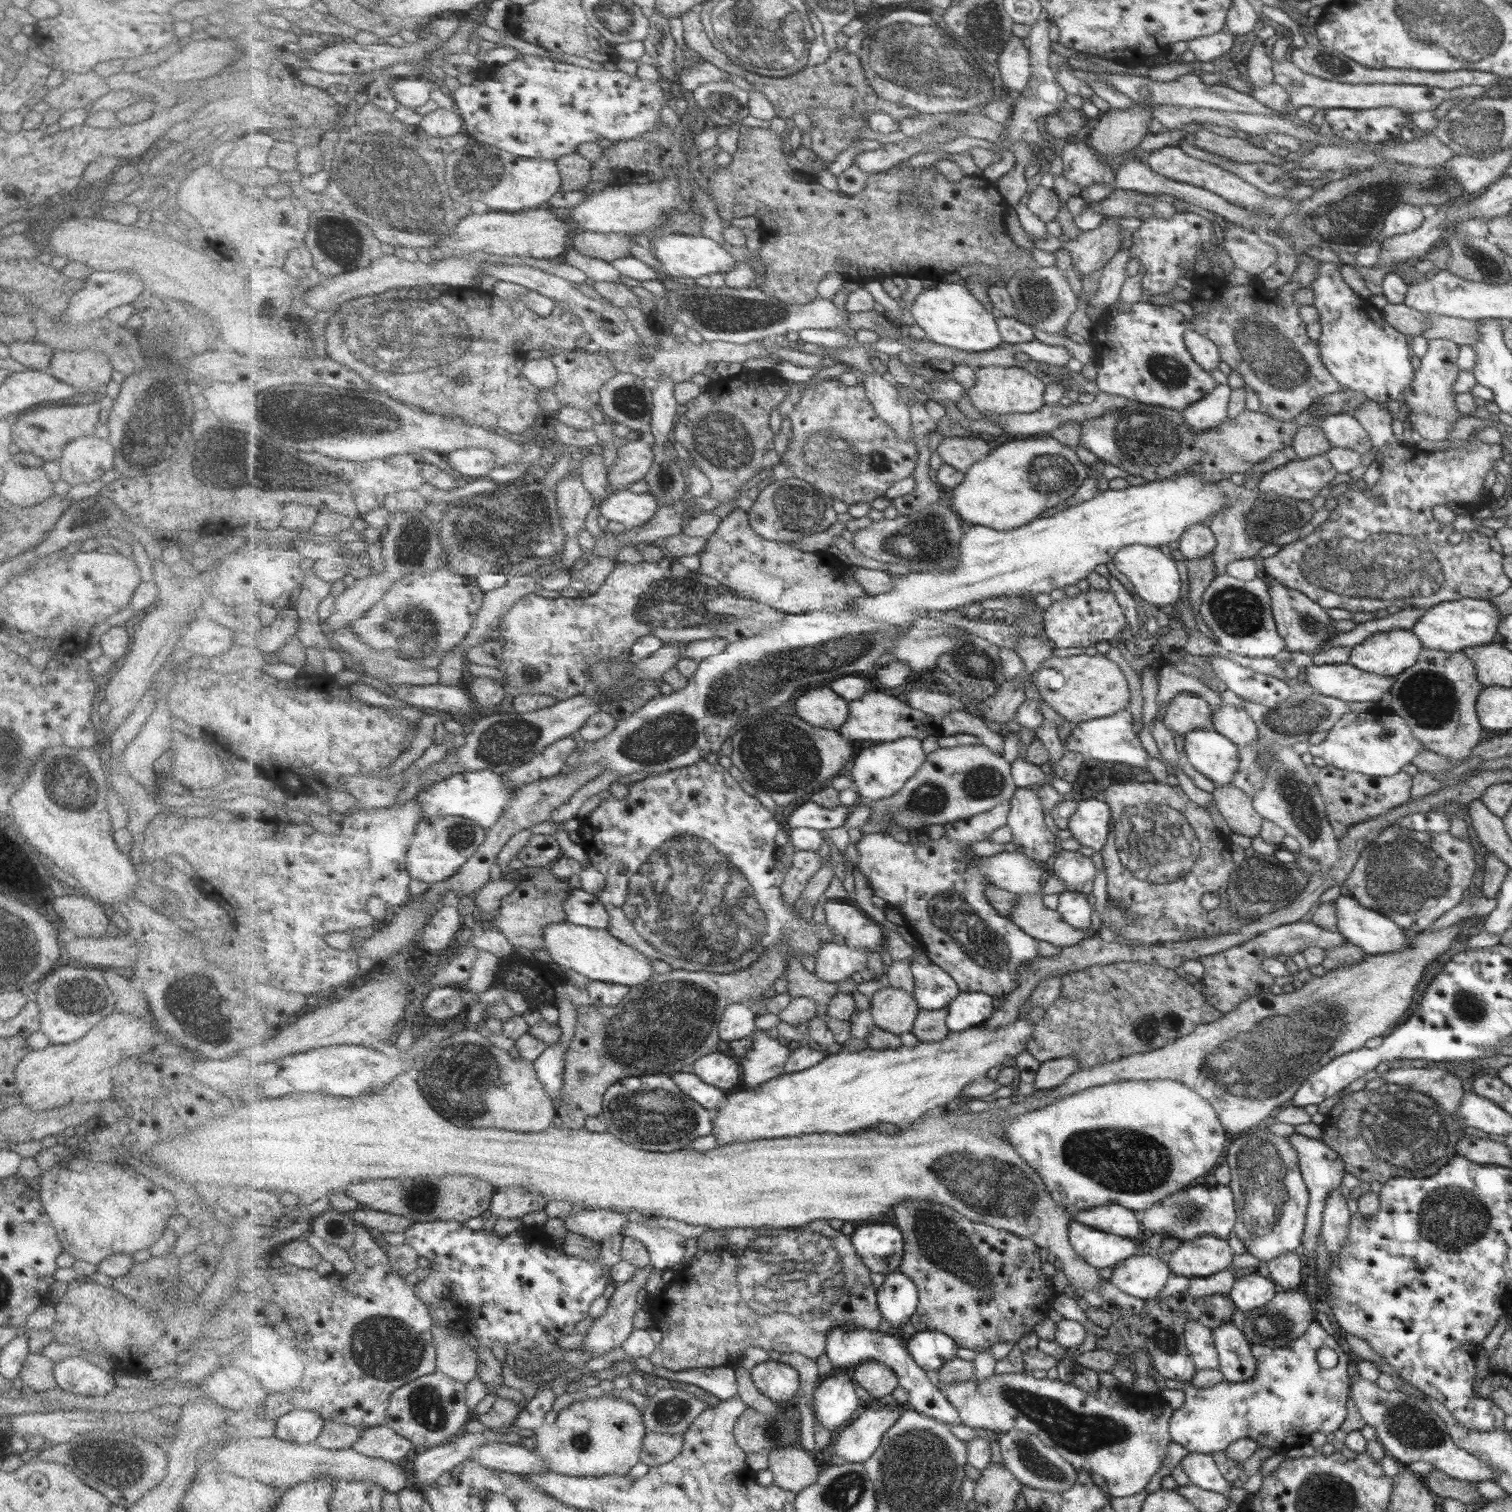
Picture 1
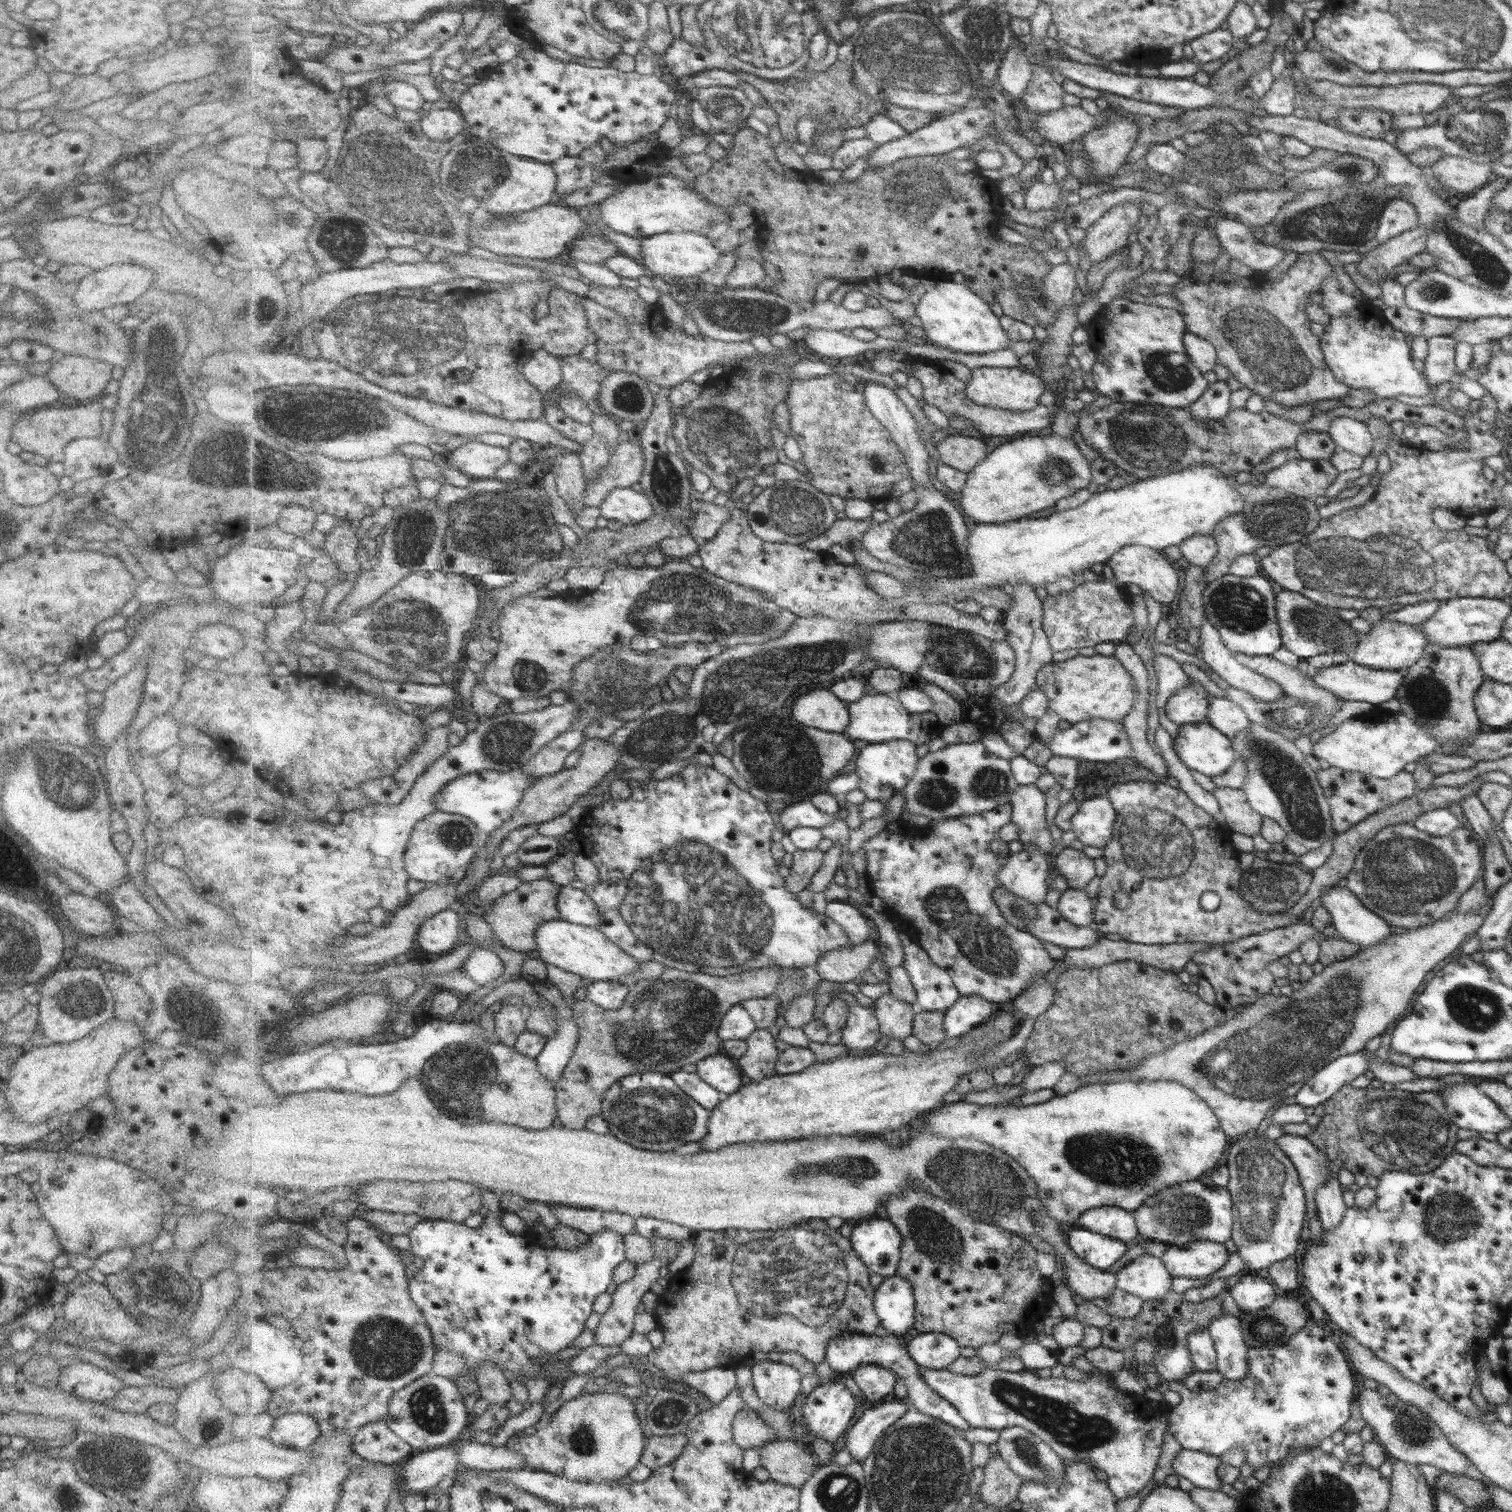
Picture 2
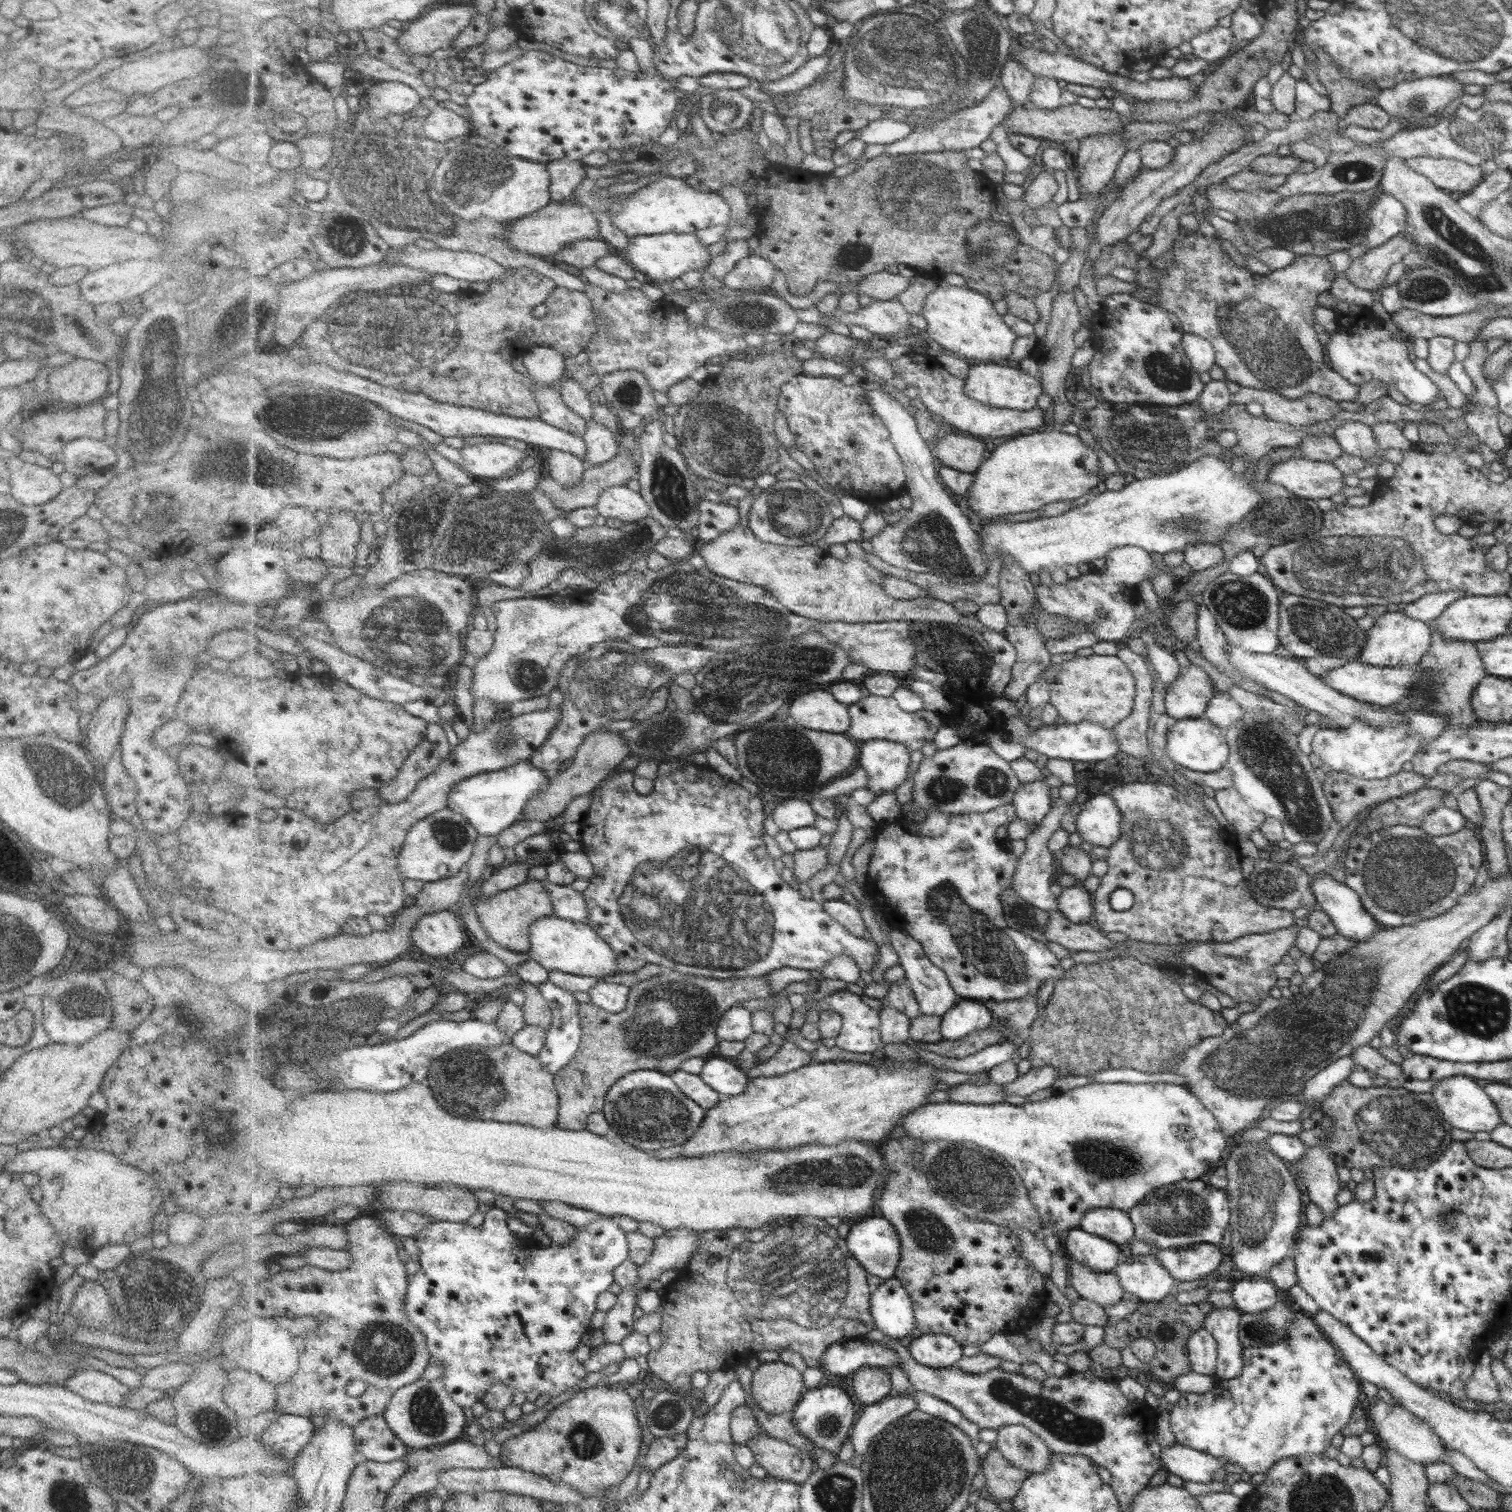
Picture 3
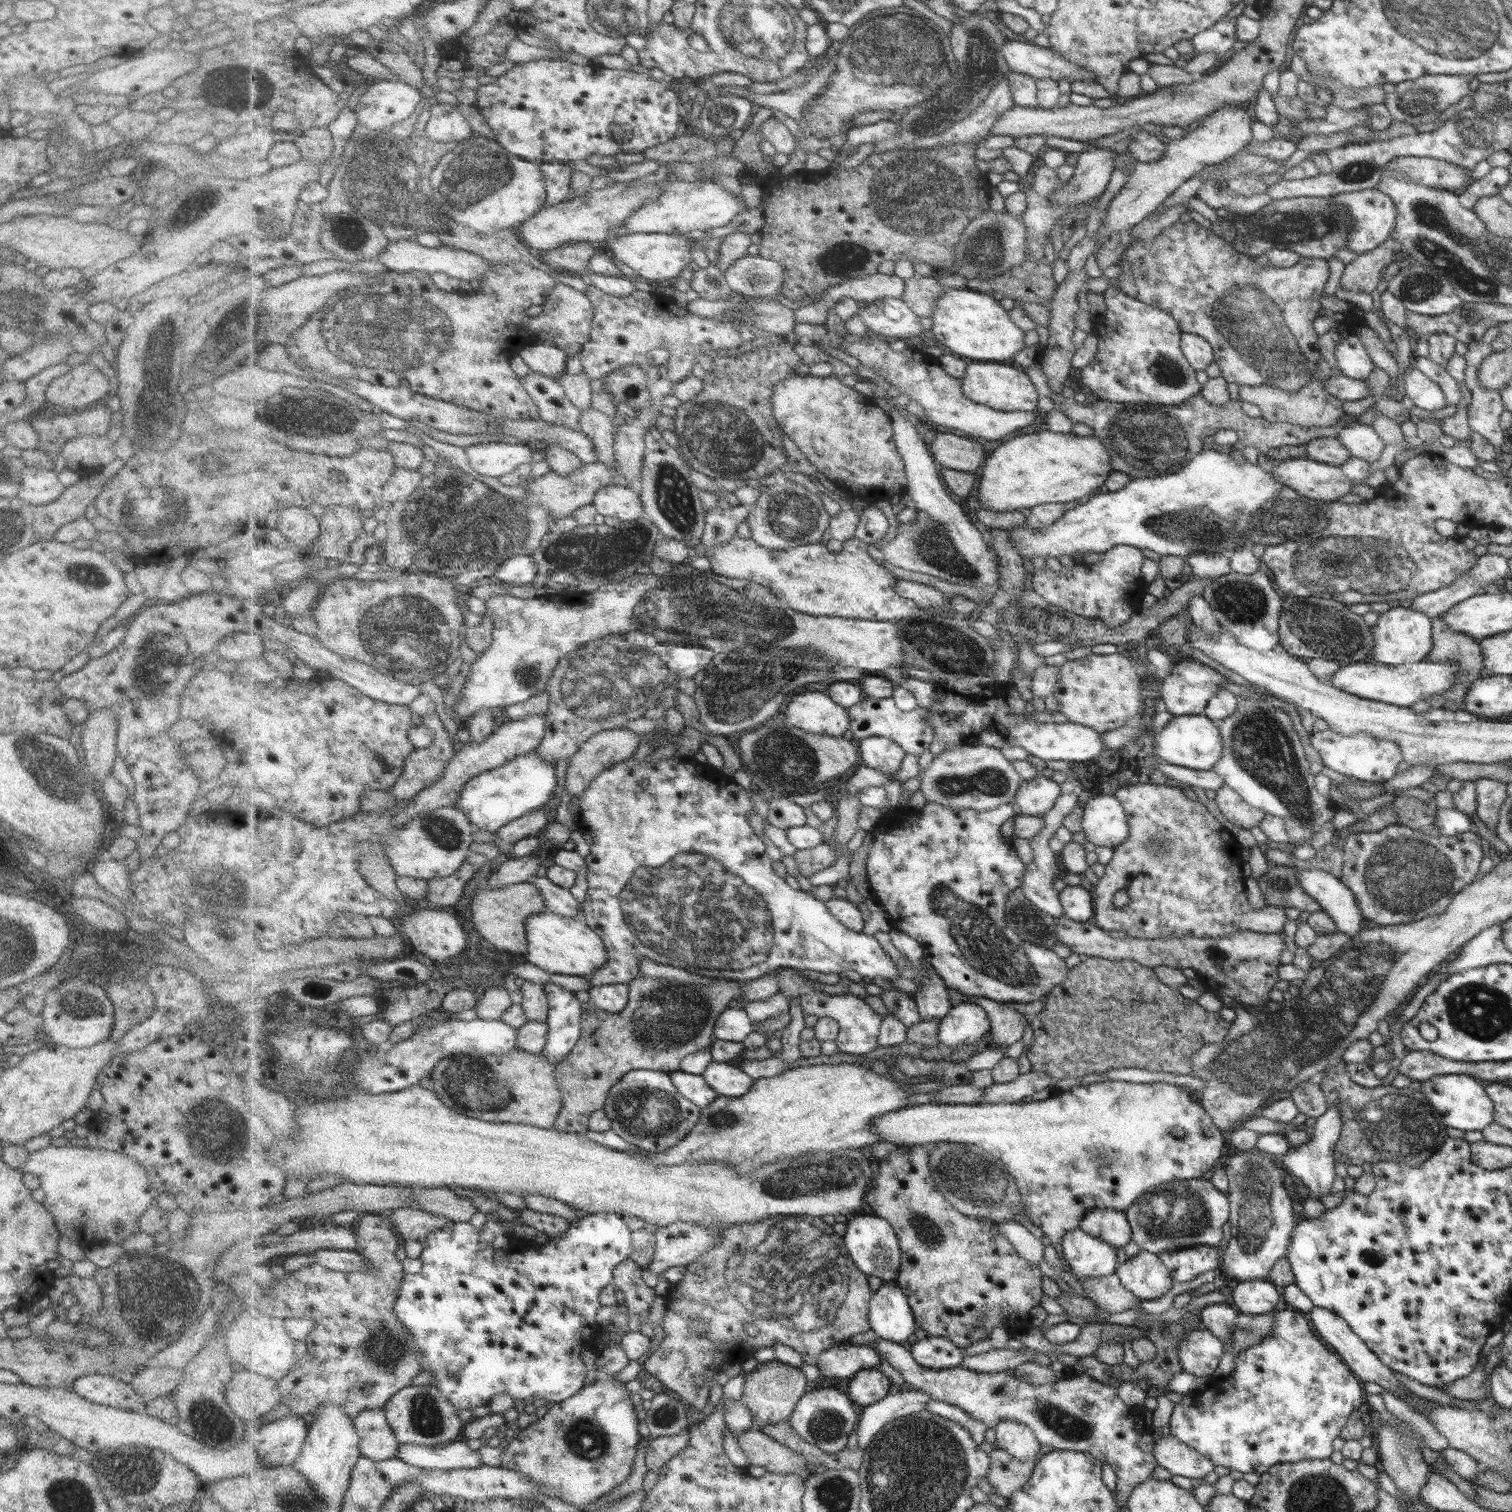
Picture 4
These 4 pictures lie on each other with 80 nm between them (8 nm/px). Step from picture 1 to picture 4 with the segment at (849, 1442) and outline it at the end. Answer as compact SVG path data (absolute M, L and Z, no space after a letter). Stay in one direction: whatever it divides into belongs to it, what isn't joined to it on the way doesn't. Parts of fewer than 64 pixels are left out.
M908 1387L894 1391L884 1400L865 1407L857 1430L860 1438L858 1446L866 1450L874 1442L874 1436L897 1418L928 1411L933 1398L935 1396L930 1393Z

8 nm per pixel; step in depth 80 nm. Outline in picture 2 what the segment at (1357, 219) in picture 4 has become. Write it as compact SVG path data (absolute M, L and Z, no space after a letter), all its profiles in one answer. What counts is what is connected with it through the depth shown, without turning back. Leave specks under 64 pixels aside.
M1400 197L1393 198L1387 202L1379 214L1375 232L1376 240L1379 243L1387 242L1407 230L1416 228L1417 224L1415 206Z

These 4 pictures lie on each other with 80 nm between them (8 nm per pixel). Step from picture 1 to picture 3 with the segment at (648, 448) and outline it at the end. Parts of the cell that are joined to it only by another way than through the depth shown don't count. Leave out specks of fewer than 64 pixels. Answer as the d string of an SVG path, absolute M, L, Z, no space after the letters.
M621 446L621 451L614 457L614 460L603 465L588 466L584 473L583 481L579 485L568 487L558 482L551 474L546 473L544 477L539 479L537 489L545 492L556 507L568 514L579 508L598 506L600 497L605 490L615 486L626 486L630 478L638 477L639 470L640 468L638 461L636 461L636 455Z

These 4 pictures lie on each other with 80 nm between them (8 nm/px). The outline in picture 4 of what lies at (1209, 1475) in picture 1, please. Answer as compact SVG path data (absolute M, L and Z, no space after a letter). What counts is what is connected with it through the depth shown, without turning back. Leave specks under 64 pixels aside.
M1160 1435L1154 1440L1154 1455L1162 1468L1169 1470L1172 1475L1202 1480L1216 1468L1210 1458L1206 1458L1197 1450L1180 1442L1176 1436Z

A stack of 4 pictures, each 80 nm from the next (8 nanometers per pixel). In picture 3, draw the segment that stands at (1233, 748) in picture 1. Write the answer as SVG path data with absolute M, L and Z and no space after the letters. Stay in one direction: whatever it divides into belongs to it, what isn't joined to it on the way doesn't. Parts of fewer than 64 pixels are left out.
M1205 717L1177 720L1165 738L1166 755L1176 766L1194 772L1216 772L1226 766L1231 758L1231 748L1224 736L1224 729L1217 727Z

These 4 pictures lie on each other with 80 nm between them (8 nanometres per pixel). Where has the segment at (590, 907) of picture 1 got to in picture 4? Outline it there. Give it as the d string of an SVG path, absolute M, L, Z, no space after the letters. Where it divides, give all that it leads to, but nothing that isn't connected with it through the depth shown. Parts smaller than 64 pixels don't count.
M536 877L532 883L541 889L550 911L578 918L582 904L576 900L576 896L570 892L570 889L558 886L549 877Z

